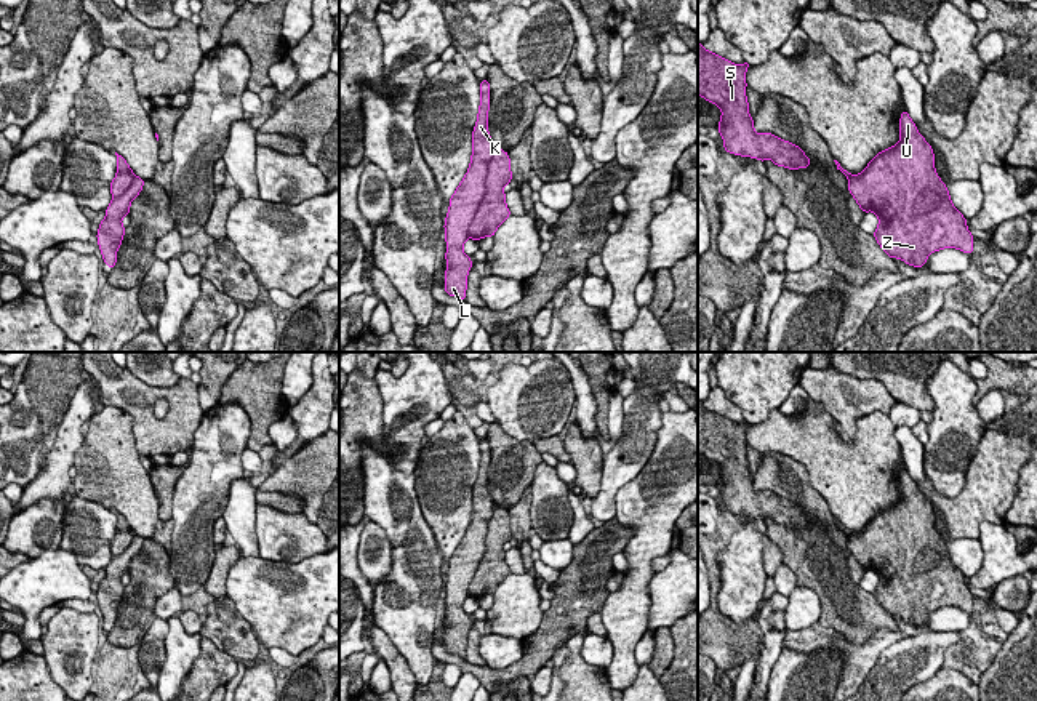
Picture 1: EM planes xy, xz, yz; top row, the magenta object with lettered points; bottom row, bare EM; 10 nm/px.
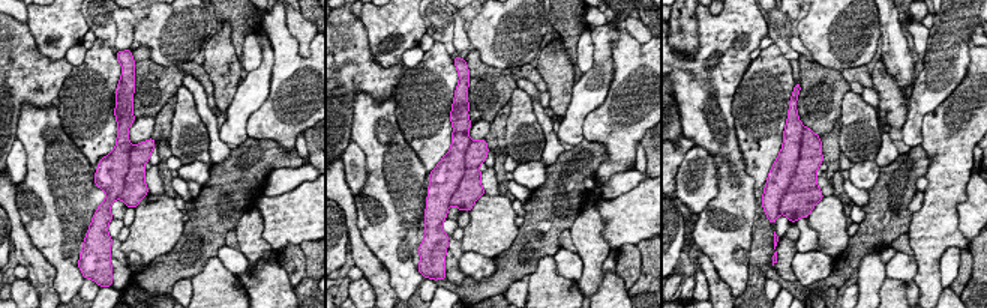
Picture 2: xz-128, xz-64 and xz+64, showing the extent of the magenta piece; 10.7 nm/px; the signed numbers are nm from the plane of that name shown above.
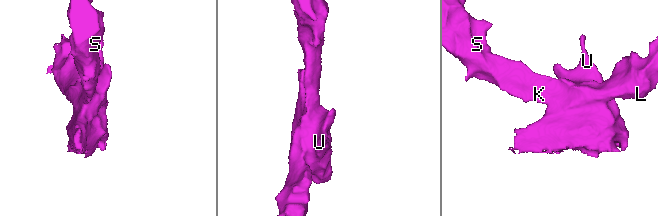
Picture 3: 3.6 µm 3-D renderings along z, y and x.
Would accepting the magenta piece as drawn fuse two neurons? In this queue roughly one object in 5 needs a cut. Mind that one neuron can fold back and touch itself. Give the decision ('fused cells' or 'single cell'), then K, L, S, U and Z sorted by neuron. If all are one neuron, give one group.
fused cells; groups K L S / U Z

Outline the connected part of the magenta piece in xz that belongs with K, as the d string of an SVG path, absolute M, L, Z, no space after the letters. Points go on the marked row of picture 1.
M486 78L480 82L480 94L477 123L472 133L470 165L448 202L450 208L443 226L448 264L443 288L446 294L462 301L466 301L467 274L472 267L472 258L464 254L462 245L469 238L469 226L486 192L485 181L494 146L488 133L490 83Z

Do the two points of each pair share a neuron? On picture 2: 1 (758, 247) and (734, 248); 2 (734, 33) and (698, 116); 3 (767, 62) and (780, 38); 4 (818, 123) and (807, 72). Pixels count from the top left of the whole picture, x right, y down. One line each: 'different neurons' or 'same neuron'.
1: different neurons
2: same neuron
3: different neurons
4: same neuron

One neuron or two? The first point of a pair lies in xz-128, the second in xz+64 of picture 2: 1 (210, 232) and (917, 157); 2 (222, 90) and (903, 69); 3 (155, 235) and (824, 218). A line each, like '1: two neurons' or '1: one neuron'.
1: one neuron
2: two neurons
3: one neuron

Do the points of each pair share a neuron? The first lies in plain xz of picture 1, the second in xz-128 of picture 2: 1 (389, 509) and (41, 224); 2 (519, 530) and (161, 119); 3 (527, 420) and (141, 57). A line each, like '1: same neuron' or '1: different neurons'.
1: same neuron
2: same neuron
3: different neurons

